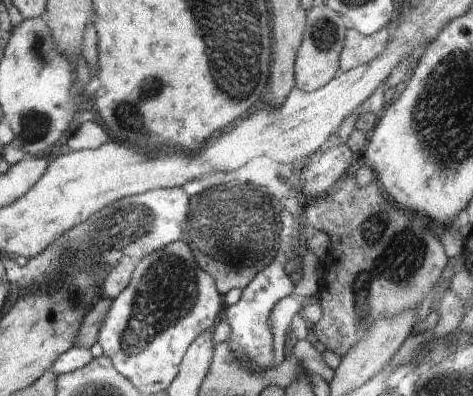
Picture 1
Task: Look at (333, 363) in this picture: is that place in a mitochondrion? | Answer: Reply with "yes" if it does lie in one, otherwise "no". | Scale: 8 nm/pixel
no

